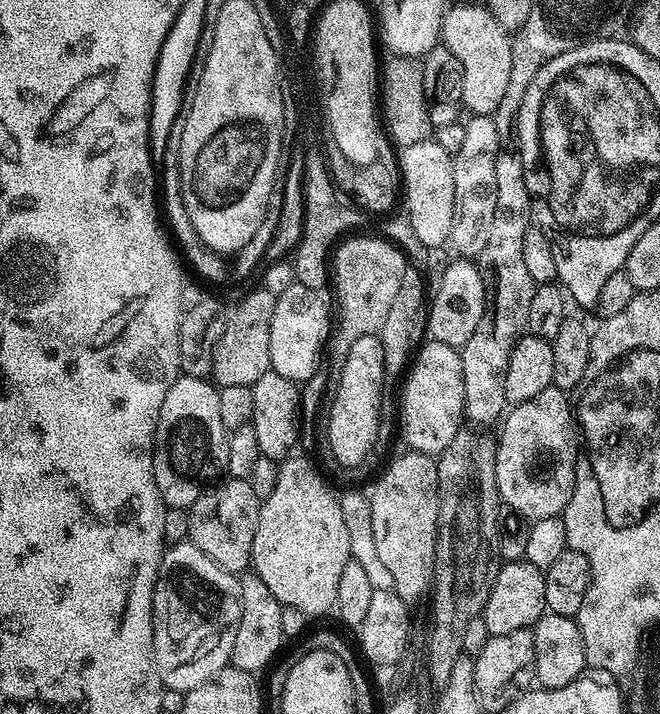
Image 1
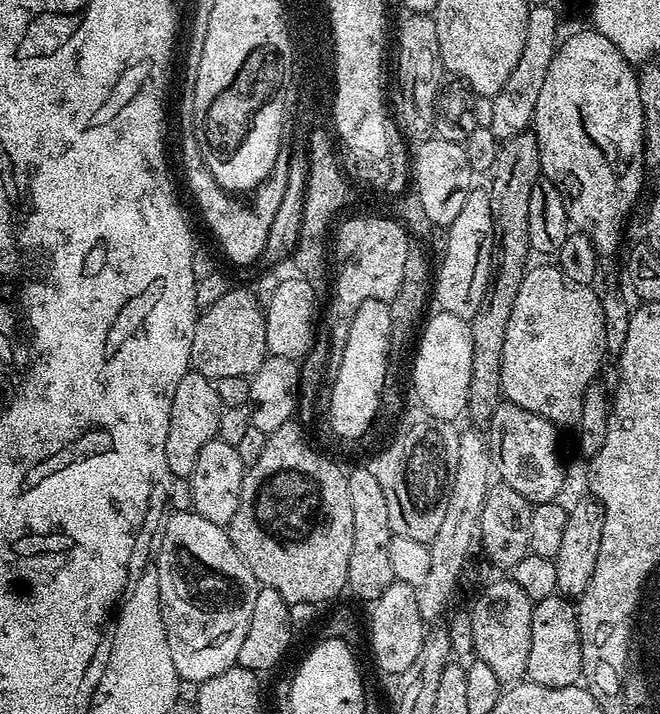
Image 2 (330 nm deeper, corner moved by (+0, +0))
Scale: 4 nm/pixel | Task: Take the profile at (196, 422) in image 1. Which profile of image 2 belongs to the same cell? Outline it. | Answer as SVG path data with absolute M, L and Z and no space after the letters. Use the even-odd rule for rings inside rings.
M188 371L174 389L174 402L170 406L170 430L166 434L166 466L170 466L173 477L189 476L194 470L194 462L198 462L202 446L217 439L221 411L215 383L198 371Z

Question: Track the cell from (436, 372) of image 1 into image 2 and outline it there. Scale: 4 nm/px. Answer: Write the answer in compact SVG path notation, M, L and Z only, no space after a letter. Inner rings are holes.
M437 311L435 315L427 317L419 333L410 364L410 388L416 391L423 411L439 420L456 422L468 411L472 325L449 312Z

